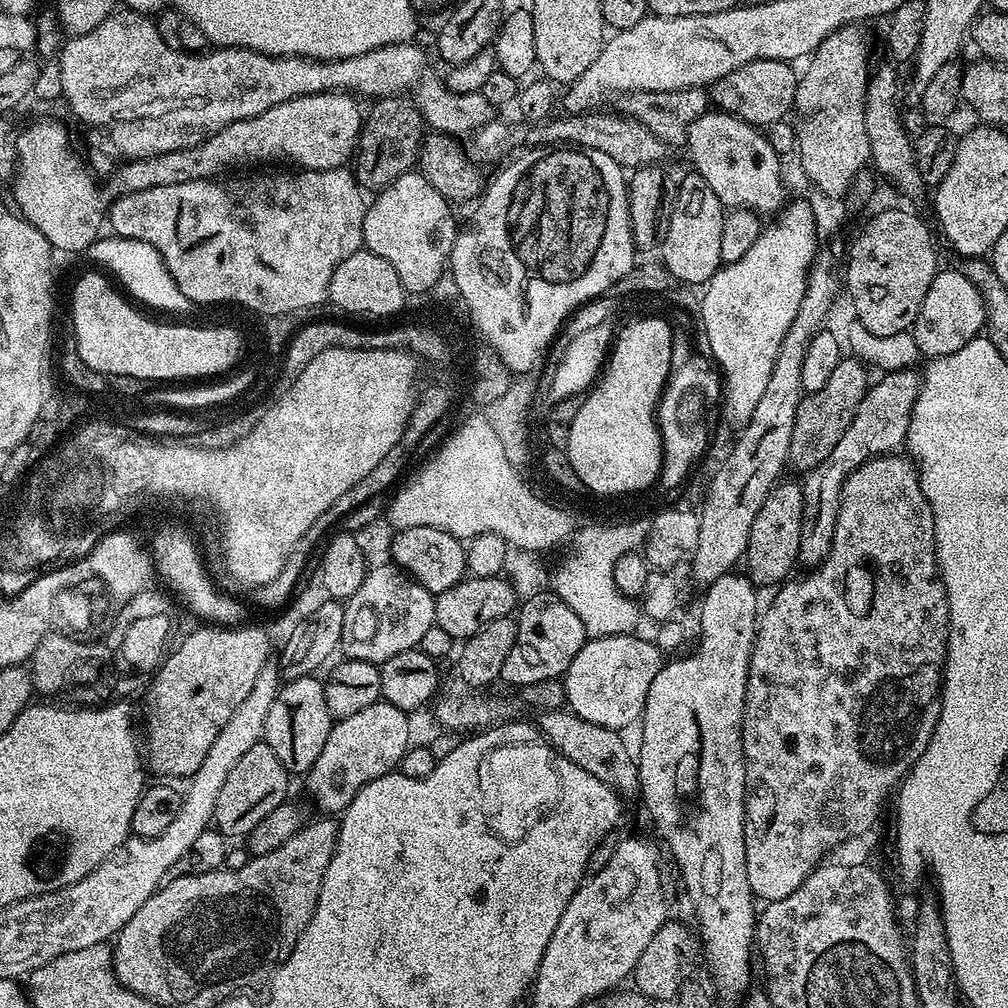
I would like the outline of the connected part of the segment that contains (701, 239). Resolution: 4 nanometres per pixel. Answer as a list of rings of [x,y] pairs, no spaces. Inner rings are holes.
[[[689,174],[680,180],[680,189],[676,192],[676,201],[671,201],[670,215],[662,232],[662,263],[684,286],[704,286],[712,275],[722,267],[722,226],[726,208],[721,204],[718,195],[710,186],[706,186],[706,178]]]

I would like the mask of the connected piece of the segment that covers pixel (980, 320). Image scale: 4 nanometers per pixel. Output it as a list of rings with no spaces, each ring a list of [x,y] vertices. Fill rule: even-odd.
[[[959,269],[937,271],[934,282],[930,284],[919,312],[910,331],[917,351],[926,358],[936,359],[956,353],[968,341],[979,335],[987,323],[984,299],[976,284],[970,282]]]

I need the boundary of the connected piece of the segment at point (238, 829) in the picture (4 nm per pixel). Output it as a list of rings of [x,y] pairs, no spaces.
[[[261,742],[250,746],[250,750],[242,754],[234,770],[230,770],[230,775],[218,793],[215,827],[225,838],[247,837],[248,832],[254,830],[254,826],[258,826],[262,818],[266,818],[266,814],[278,810],[278,806],[289,799],[288,780],[290,774],[282,766],[282,762],[278,762],[278,754],[274,754],[268,744]]]

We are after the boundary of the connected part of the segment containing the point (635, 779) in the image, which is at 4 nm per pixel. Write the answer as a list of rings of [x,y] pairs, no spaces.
[[[560,709],[543,712],[539,715],[540,728],[546,734],[545,739],[564,757],[580,766],[582,770],[594,775],[599,781],[606,782],[617,795],[637,797],[640,790],[639,763],[624,742],[619,731],[585,721],[573,711]]]

